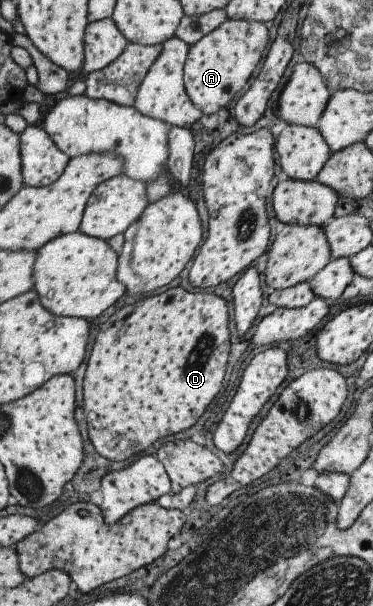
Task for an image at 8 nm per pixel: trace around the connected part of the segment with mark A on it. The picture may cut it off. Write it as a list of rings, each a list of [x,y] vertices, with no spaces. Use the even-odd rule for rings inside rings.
[[[227,18],[220,27],[189,47],[183,83],[189,99],[203,114],[216,113],[232,102],[260,63],[268,41],[269,24]]]

